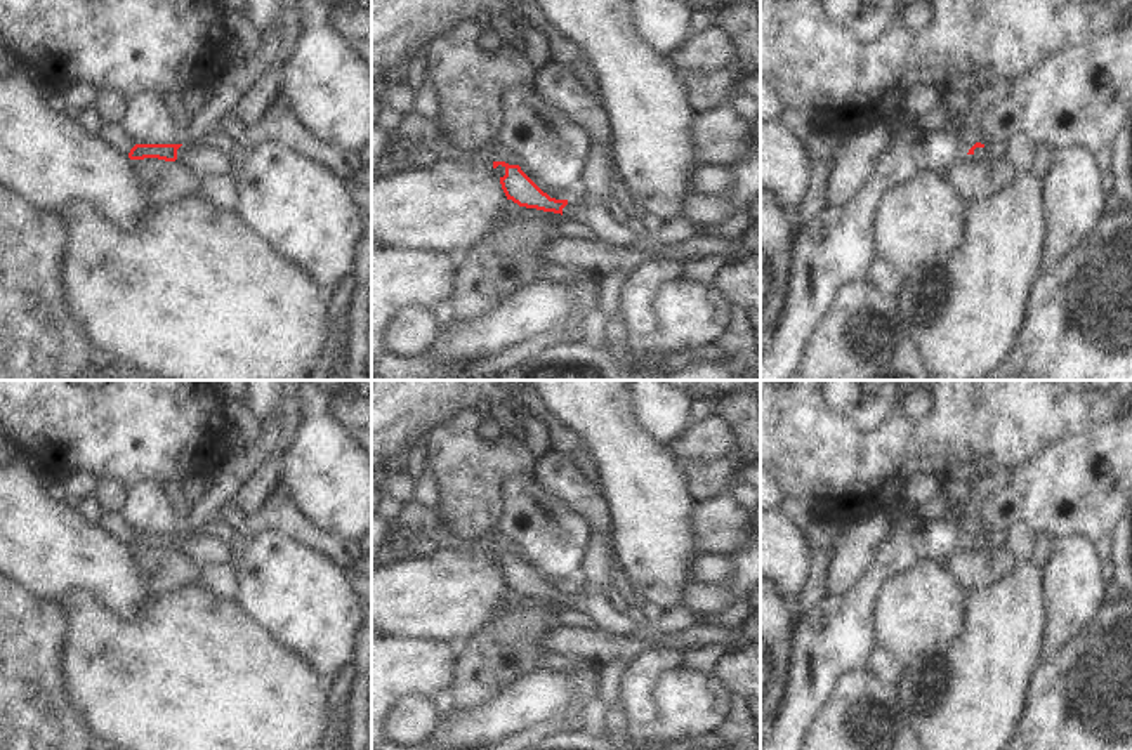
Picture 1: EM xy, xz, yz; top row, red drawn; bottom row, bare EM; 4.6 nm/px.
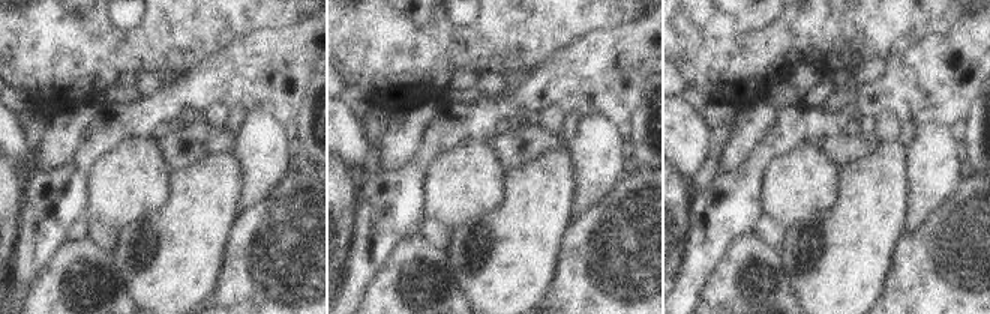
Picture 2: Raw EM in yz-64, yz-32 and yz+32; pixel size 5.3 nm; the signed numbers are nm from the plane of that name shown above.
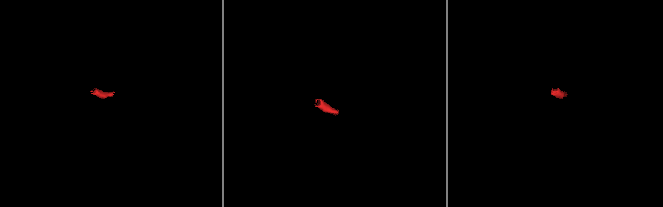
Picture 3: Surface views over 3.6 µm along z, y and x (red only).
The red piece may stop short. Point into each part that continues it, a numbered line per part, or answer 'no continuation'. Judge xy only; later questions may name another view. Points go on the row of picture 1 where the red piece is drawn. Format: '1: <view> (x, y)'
1: xy (204, 160)

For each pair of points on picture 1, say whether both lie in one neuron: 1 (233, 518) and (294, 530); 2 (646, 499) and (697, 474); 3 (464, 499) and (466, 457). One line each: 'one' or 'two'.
1: one
2: two
3: one

